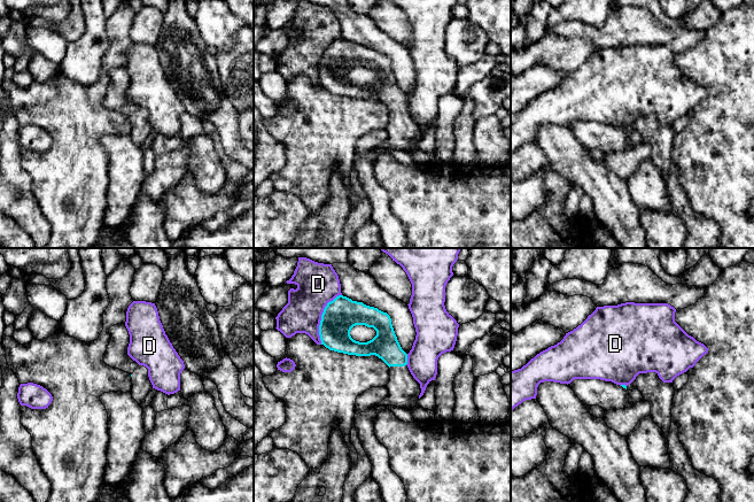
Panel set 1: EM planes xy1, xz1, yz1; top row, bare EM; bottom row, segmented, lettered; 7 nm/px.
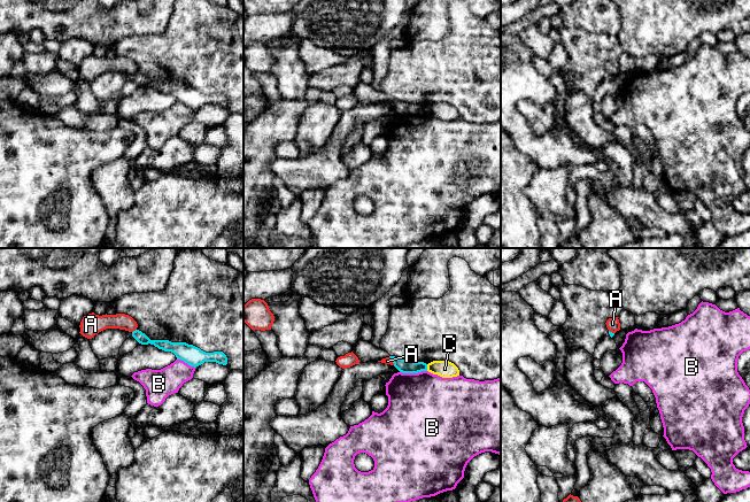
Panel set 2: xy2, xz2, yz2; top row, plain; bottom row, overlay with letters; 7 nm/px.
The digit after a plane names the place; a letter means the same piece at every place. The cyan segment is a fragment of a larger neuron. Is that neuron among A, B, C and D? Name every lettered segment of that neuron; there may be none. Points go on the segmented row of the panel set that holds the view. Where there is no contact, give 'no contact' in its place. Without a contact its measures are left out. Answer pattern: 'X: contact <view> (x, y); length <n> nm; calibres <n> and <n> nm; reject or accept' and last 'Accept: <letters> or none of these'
A: contact xy2 (133, 331); length 40 nm; calibres 80 and 110 nm; reject
B: contact xz2 (412, 372); length 190 nm; calibres 100 and 480 nm; reject
C: contact xz2 (426, 368); length 50 nm; calibres 100 and 120 nm; reject
D: contact xz1 (321, 317); length 380 nm; calibres 240 and 300 nm; reject
Accept: none of these

